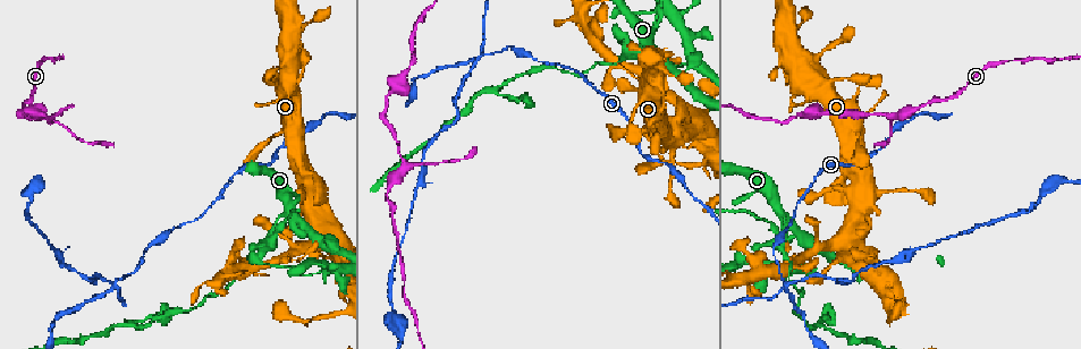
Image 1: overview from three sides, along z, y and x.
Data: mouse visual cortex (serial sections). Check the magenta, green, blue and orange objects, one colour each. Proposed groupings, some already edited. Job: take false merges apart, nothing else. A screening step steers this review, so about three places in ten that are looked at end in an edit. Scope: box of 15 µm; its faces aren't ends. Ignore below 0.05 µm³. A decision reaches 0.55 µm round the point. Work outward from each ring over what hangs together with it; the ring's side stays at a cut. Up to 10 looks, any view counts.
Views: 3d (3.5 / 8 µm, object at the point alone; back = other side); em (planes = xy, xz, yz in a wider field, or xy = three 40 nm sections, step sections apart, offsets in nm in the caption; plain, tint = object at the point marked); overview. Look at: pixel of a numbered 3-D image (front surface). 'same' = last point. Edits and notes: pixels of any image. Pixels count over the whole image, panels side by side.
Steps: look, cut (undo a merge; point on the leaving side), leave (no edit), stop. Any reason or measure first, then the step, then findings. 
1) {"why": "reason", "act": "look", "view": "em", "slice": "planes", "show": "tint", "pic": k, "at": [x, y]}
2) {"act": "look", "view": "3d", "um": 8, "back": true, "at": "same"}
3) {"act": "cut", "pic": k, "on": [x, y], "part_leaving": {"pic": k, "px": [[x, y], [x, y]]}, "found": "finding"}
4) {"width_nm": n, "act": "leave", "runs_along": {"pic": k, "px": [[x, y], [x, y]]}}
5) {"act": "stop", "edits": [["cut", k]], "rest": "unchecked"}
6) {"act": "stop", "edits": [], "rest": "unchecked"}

{"why": "arms part here", "act": "look", "view": "3d", "um": 3.5, "pic": 1, "at": [895, 116]}

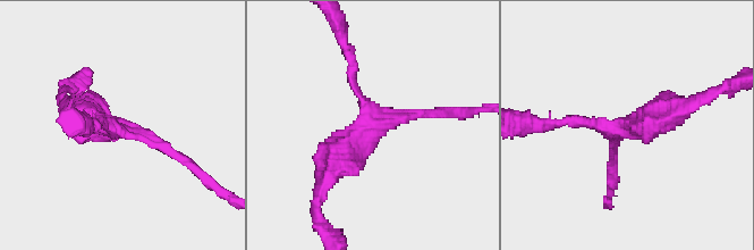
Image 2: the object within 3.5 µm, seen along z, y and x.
{"why": "now the EM", "act": "look", "view": "em", "slice": "xy", "step": 3, "show": "tint", "pic": 2, "at": [115, 130]}

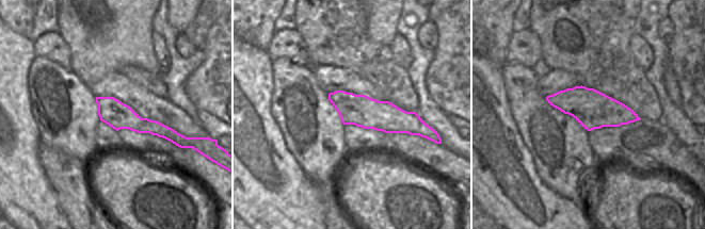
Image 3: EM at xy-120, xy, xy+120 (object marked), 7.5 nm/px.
{"width_nm": 240, "act": "leave", "runs_along": {"pic": 3, "px": [[331, 96], [353, 109], [421, 128]]}, "found": "one cell here"}

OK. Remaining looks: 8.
{"why": "sudden change in width", "act": "look", "view": "3d", "um": 3.5, "pic": 1, "at": [780, 213]}

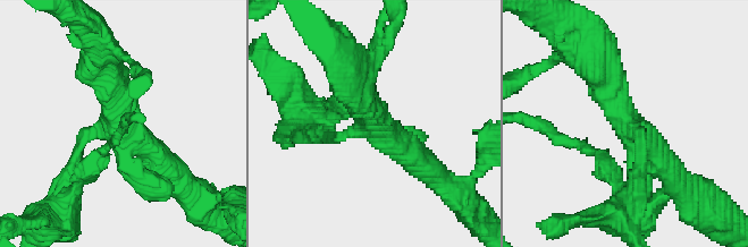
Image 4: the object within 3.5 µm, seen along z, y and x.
{"why": "shape alone is not enough", "act": "look", "view": "em", "slice": "xy", "step": 3, "show": "plain", "pic": 4, "at": [116, 123]}

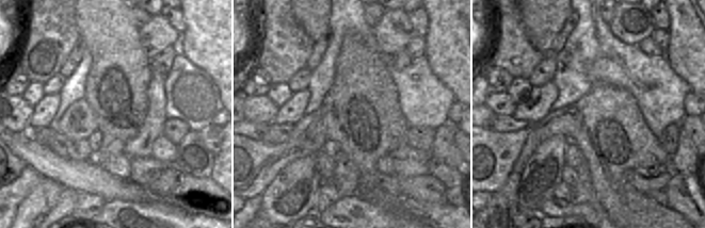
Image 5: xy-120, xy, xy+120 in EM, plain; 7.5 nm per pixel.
{"why": "where the object lies", "act": "look", "view": "em", "slice": "xy", "step": 3, "show": "tint", "at": "same"}

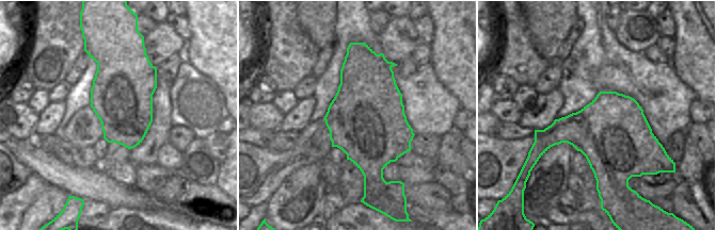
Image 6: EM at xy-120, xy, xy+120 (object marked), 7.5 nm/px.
{"width_nm": 600, "act": "leave", "runs_along": {"pic": 4, "px": [[596, 61], [637, 127], [639, 172]]}, "found": "continuous, no second cell"}

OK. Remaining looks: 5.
{"why": "abrupt turn", "act": "look", "view": "3d", "um": 3.5, "pic": 1, "at": [850, 269]}

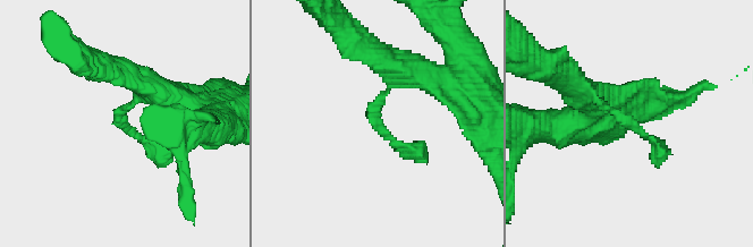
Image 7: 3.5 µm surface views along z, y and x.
{"arm_widths_nm": [200, 250], "act": "look", "view": "em", "slice": "xy", "step": 1, "show": "tint", "pic": 7, "at": [118, 124]}

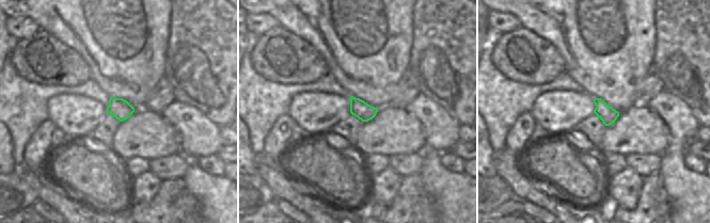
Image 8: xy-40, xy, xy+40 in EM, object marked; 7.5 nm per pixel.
{"act": "look", "view": "em", "slice": "xy", "step": 2, "show": "tint", "at": "same"}

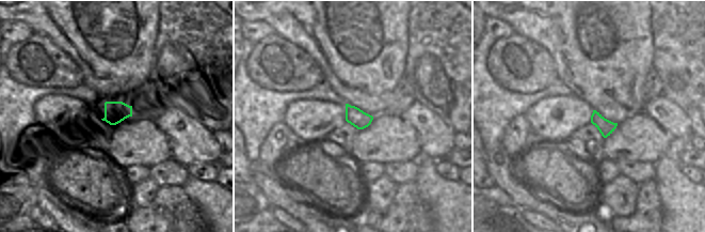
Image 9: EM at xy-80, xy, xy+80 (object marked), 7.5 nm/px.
{"act": "leave", "runs_along": {"pic": 7, "px": [[574, 81], [656, 143], [656, 163]]}, "found": "continuous, no second cell"}

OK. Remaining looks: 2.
{"act": "stop", "edits": [], "rest": "unchecked"}

